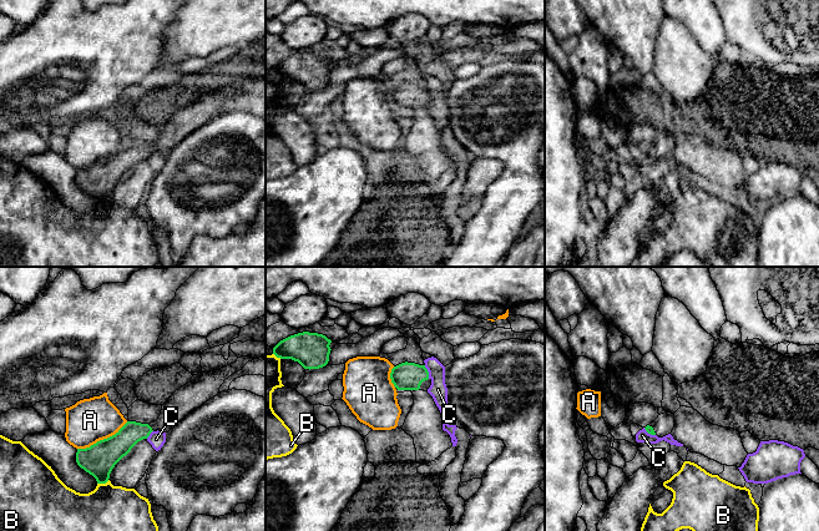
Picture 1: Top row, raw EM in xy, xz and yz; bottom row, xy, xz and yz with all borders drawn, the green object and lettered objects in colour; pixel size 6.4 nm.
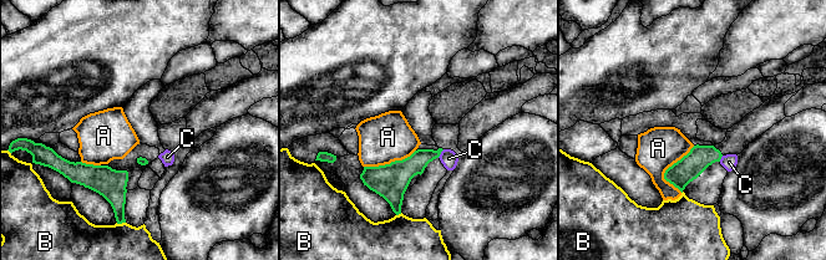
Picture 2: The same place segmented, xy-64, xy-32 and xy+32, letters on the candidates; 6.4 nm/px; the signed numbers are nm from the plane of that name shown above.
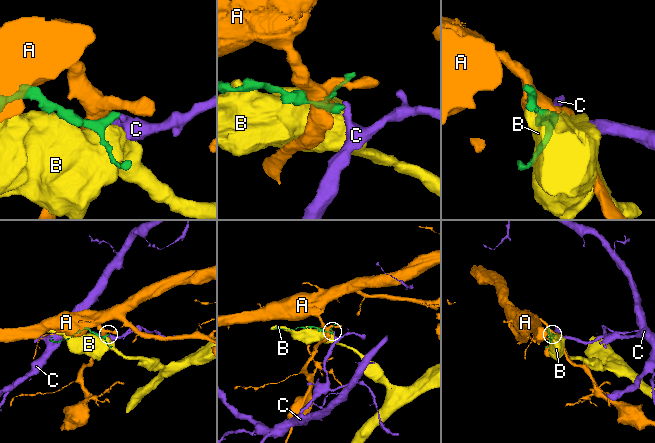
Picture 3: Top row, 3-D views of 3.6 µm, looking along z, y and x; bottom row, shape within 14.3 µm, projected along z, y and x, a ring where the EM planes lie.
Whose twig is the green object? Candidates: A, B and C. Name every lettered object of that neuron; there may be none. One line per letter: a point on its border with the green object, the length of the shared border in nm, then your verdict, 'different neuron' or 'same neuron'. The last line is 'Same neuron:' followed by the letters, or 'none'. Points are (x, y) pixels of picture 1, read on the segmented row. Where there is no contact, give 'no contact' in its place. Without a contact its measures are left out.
A: xy (104, 439) | 380 nm | different neuron
B: xy (102, 483) | 80 nm | different neuron
C: xz (428, 372) | 90 nm | different neuron
Same neuron: none

